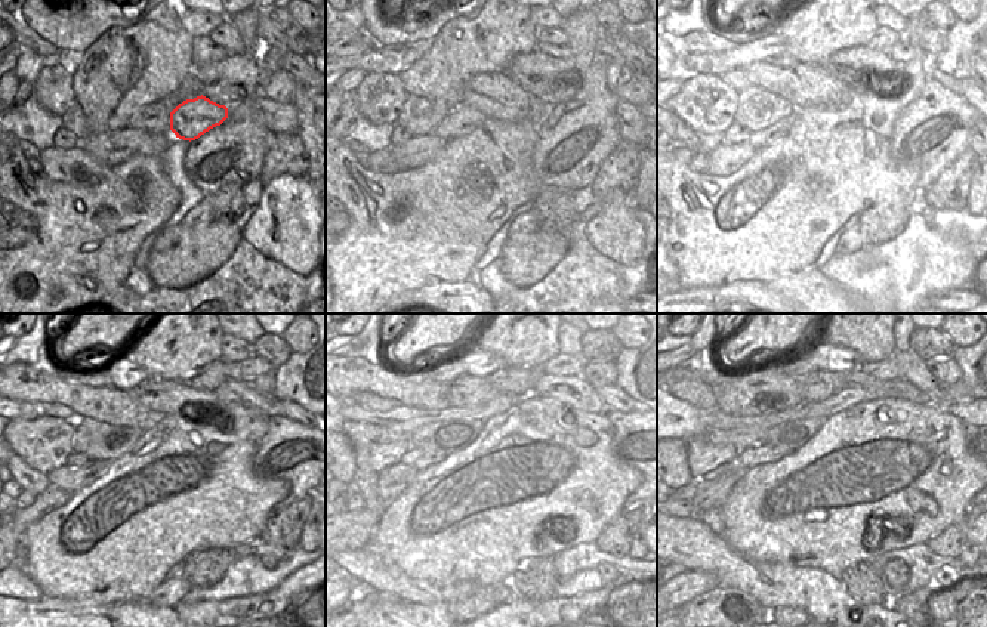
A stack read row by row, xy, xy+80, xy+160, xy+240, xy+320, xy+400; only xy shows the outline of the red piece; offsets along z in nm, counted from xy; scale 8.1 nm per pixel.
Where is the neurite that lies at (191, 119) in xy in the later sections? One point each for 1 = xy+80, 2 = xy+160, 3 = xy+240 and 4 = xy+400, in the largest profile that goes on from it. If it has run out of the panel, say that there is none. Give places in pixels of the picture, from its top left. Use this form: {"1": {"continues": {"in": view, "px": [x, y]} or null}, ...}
{"1": {"continues": {"in": "xy+80", "px": [496, 95]}}, "2": {"continues": {"in": "xy+160", "px": [804, 85]}}, "3": {"continues": {"in": "xy+240", "px": [42, 383]}}, "4": {"continues": {"in": "xy+400", "px": [699, 363]}}}

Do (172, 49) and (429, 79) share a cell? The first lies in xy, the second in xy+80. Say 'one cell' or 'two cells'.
one cell

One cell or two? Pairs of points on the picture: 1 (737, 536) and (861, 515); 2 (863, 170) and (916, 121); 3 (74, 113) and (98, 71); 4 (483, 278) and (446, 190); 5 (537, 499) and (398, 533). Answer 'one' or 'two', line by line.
1: one
2: two
3: two
4: two
5: one

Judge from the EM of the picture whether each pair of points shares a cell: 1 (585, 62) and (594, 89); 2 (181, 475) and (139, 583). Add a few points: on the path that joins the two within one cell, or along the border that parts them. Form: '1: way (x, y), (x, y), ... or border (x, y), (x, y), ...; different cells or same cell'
1: border (595, 49), (592, 64), (582, 80); different cells
2: way (159, 502), (139, 521), (139, 556); same cell

